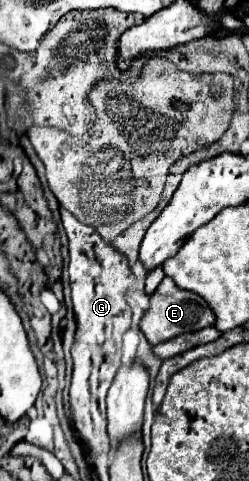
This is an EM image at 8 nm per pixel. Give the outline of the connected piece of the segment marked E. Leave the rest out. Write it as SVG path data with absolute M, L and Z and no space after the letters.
M168 276L150 296L150 308L140 320L140 330L152 346L186 332L196 332L206 326L212 326L212 312L208 312L208 304L204 304L200 296L192 296L192 292L180 292L180 288L176 288L172 280L168 280Z

